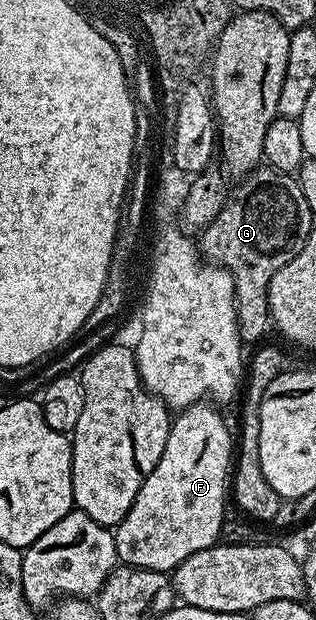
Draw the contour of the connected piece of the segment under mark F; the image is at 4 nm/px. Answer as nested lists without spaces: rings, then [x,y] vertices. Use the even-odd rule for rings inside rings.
[[[209,403],[188,405],[186,409],[180,410],[172,418],[171,428],[167,435],[167,447],[163,447],[163,455],[159,455],[159,463],[155,463],[155,467],[151,471],[151,475],[147,475],[143,487],[139,487],[139,495],[135,495],[135,503],[131,503],[131,511],[127,511],[125,518],[115,527],[113,538],[115,539],[115,547],[117,548],[117,559],[121,565],[133,565],[136,569],[153,569],[156,573],[168,574],[170,571],[176,569],[179,563],[183,563],[183,559],[195,555],[195,551],[203,551],[218,544],[221,536],[221,524],[227,520],[225,497],[227,501],[227,490],[231,485],[231,466],[235,461],[235,437],[234,434],[233,437],[229,434],[228,423],[212,408],[216,409]]]

